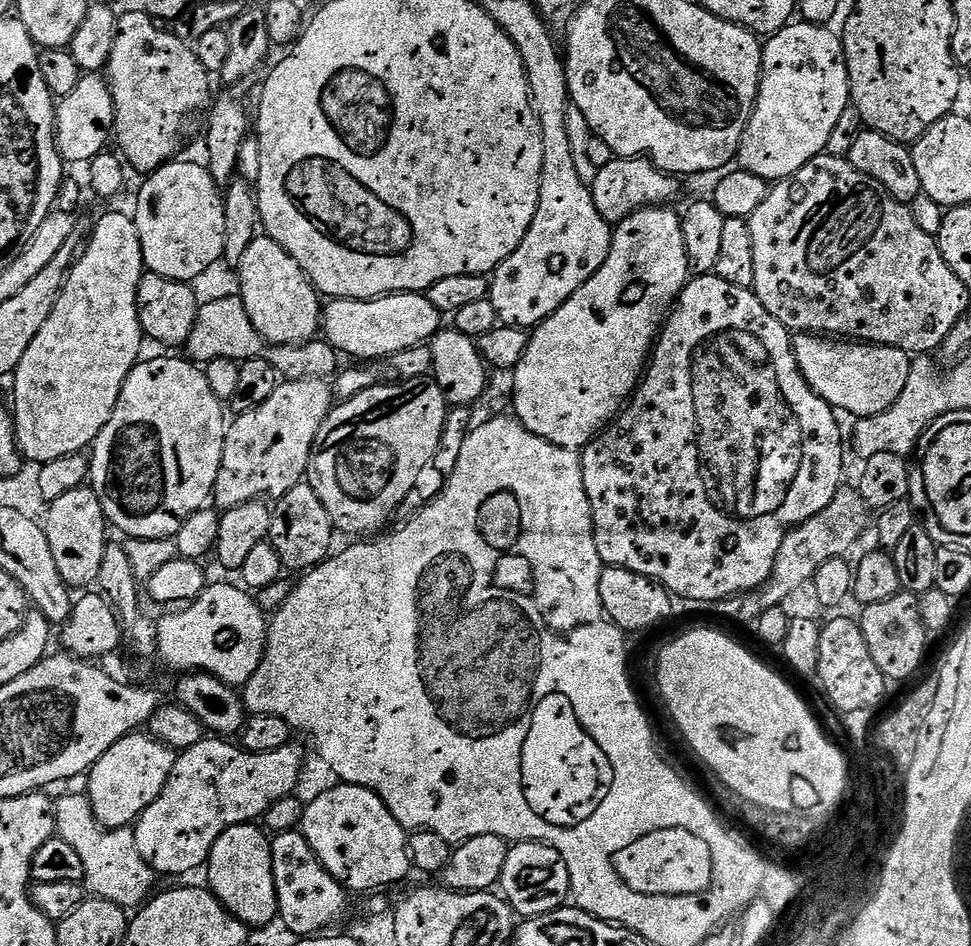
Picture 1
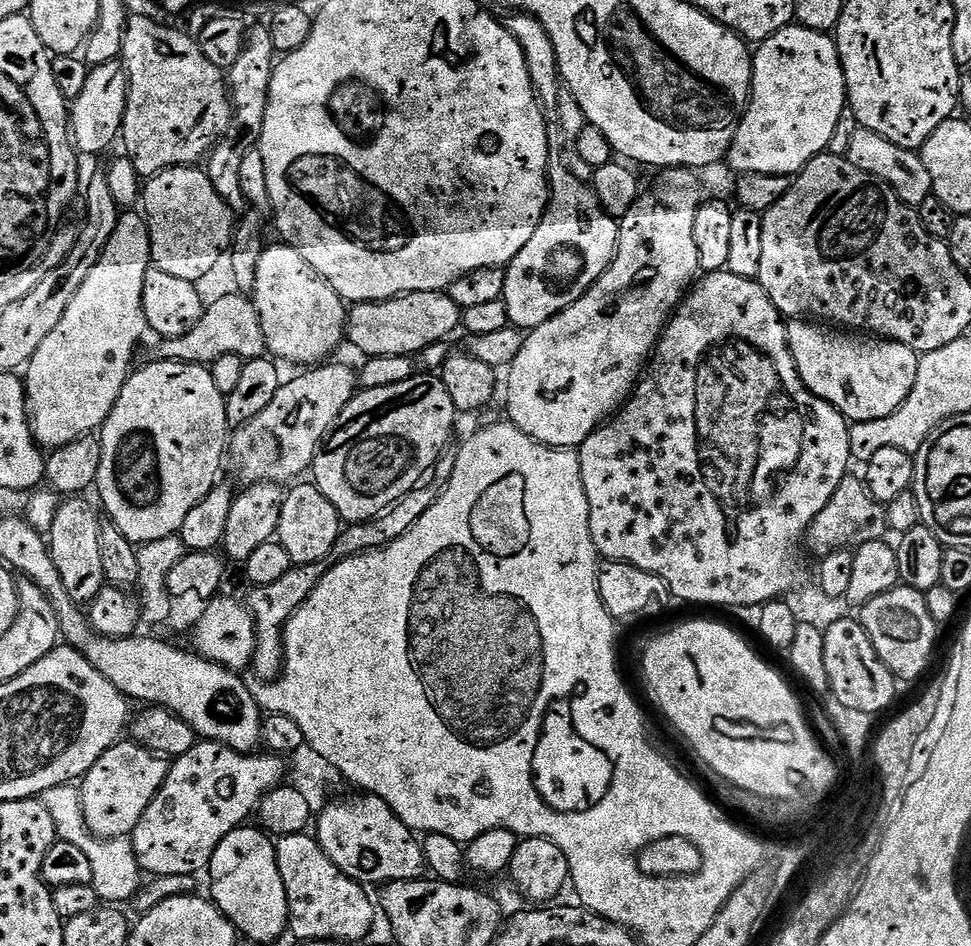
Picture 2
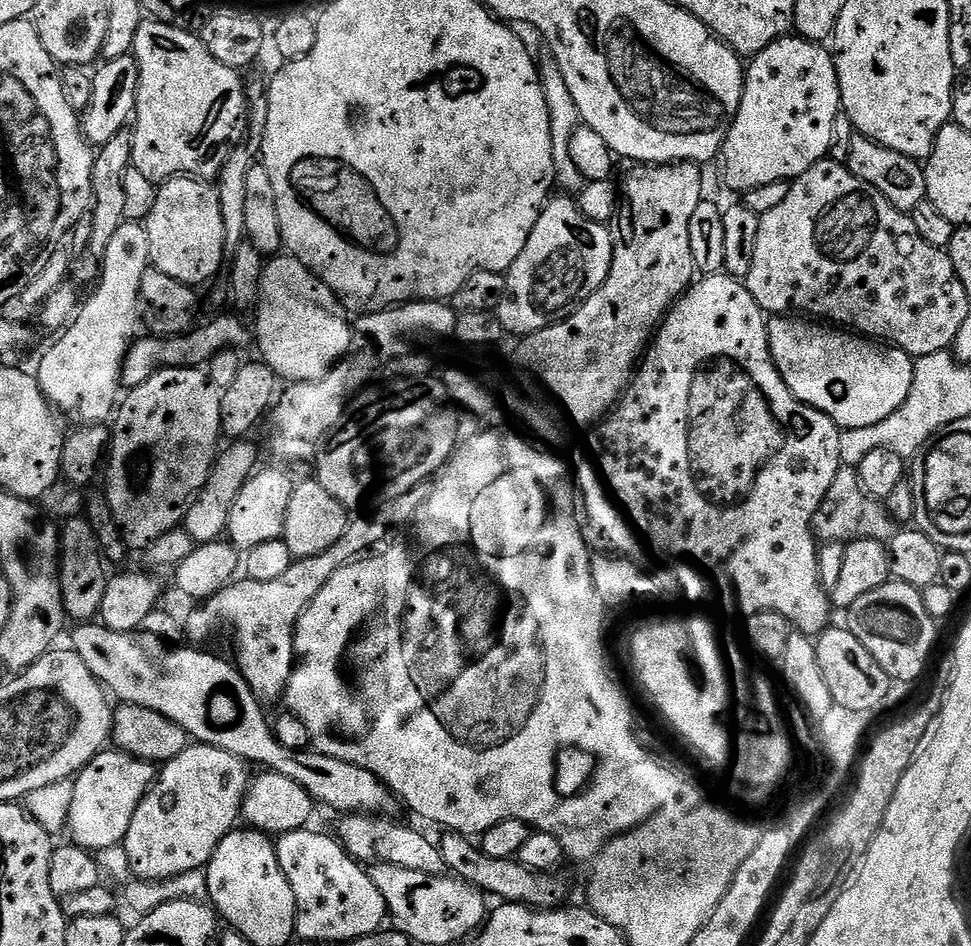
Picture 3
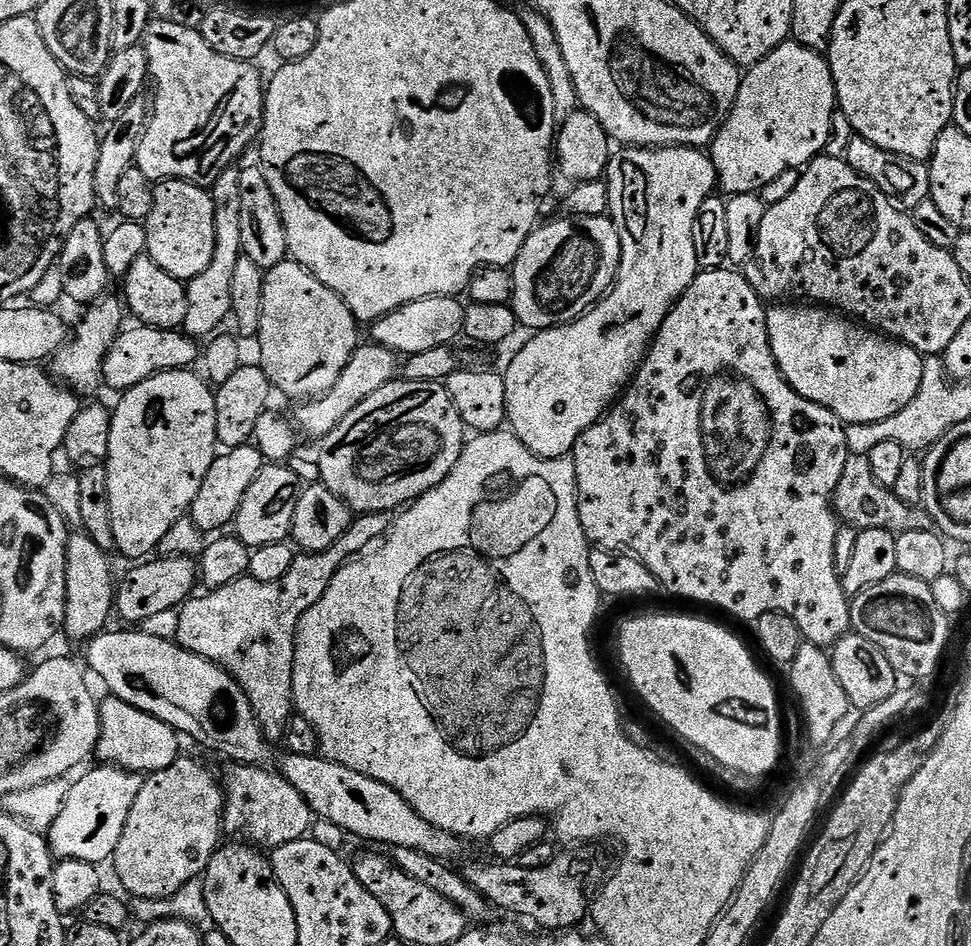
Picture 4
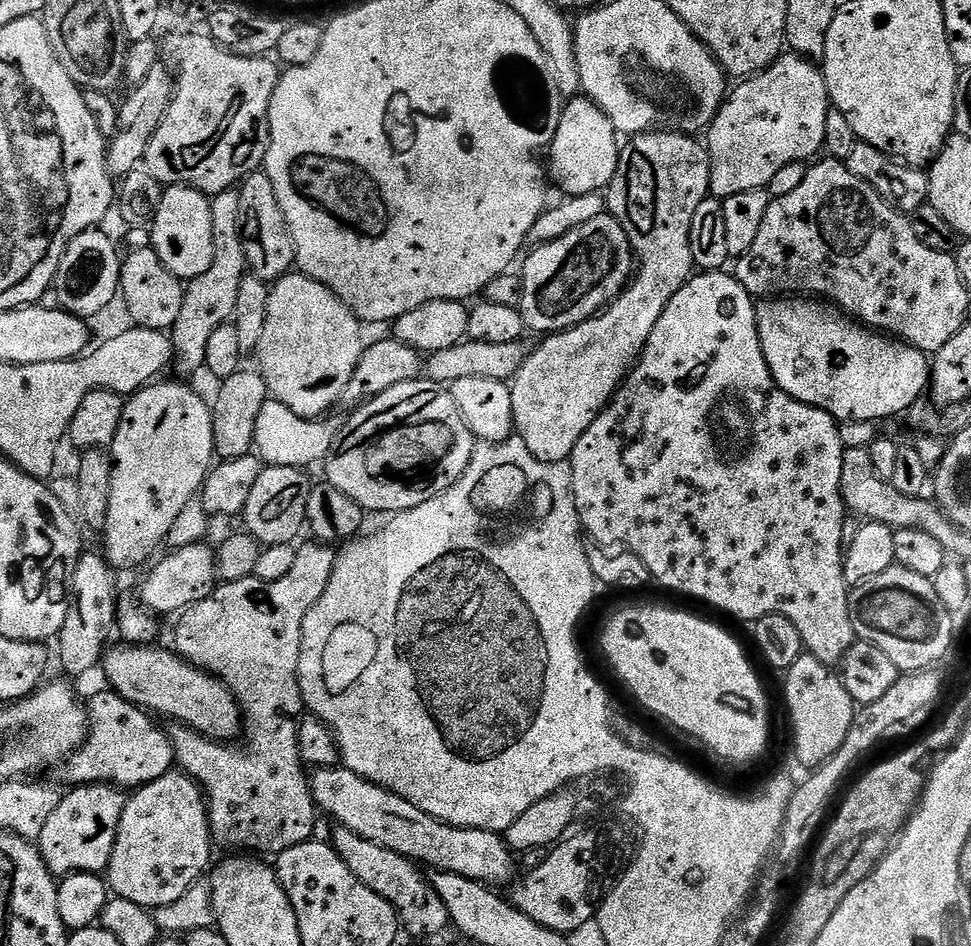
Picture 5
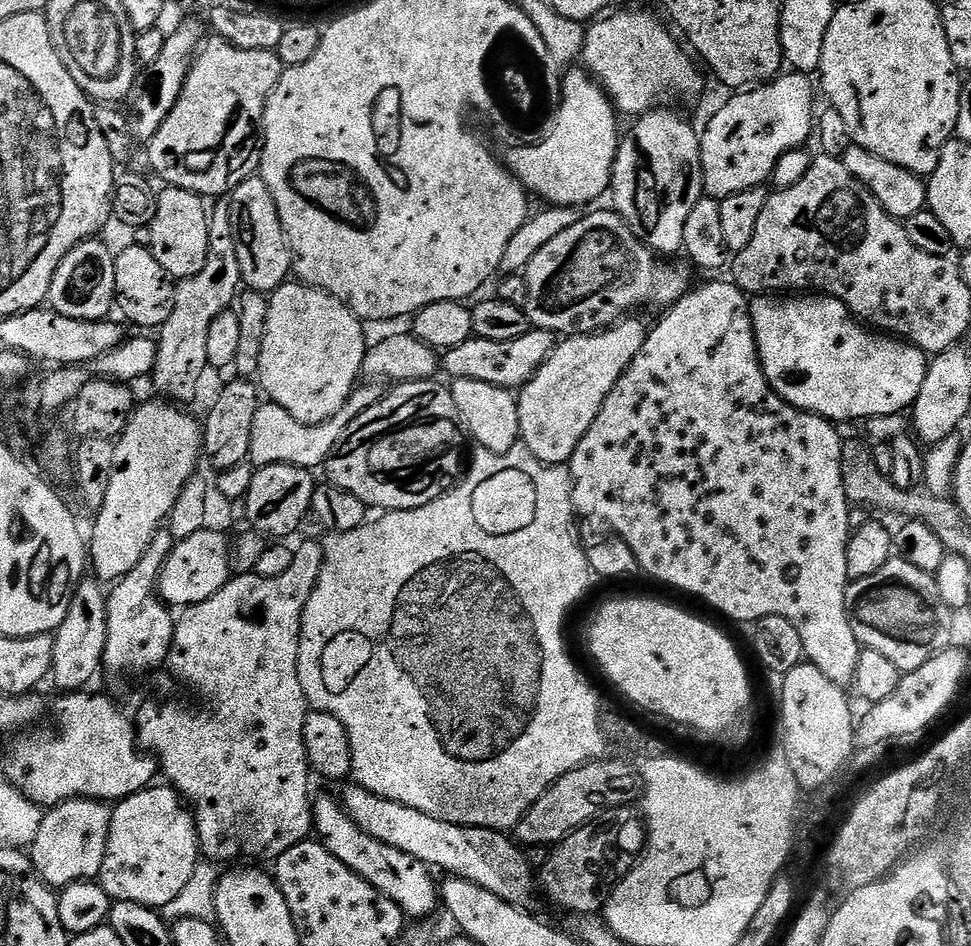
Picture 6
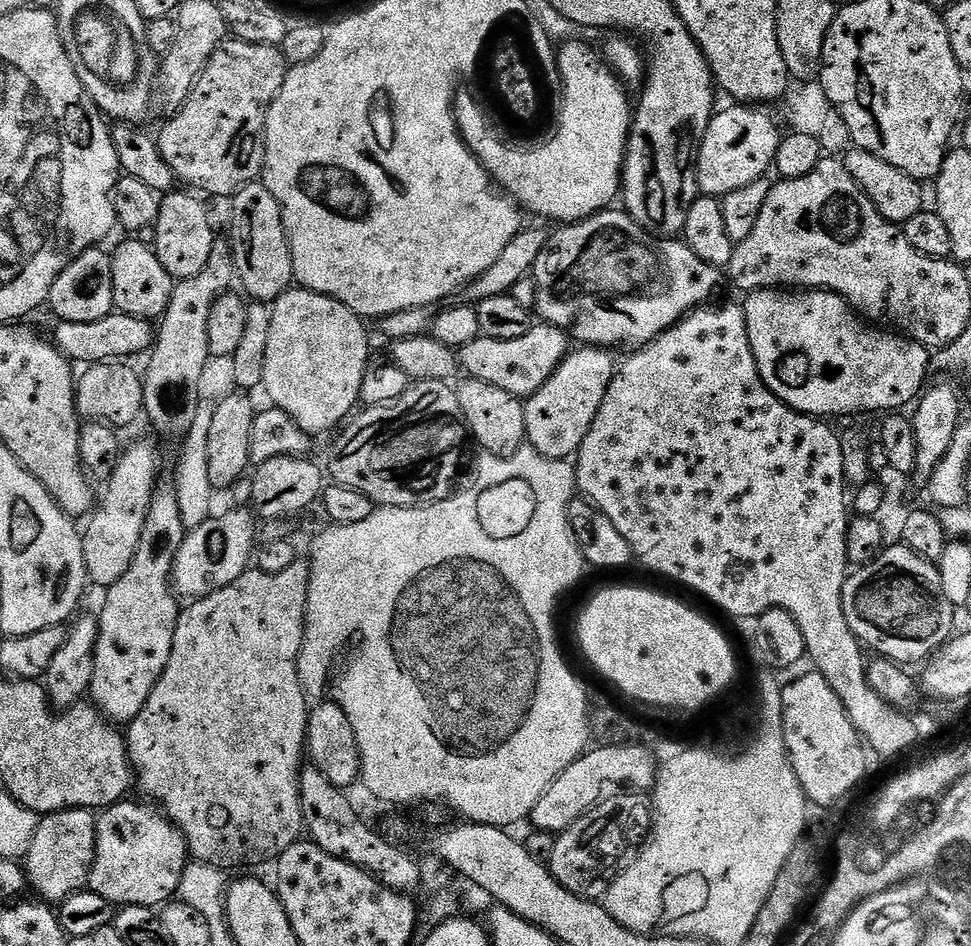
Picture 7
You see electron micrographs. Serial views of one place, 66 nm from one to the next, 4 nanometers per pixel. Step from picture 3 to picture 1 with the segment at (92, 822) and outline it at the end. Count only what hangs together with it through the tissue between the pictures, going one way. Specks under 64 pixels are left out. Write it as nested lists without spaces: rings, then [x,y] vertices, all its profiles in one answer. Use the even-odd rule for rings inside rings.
[[[137,730],[122,737],[87,773],[86,795],[92,803],[96,820],[104,828],[132,828],[140,815],[162,794],[176,765],[177,749]]]

